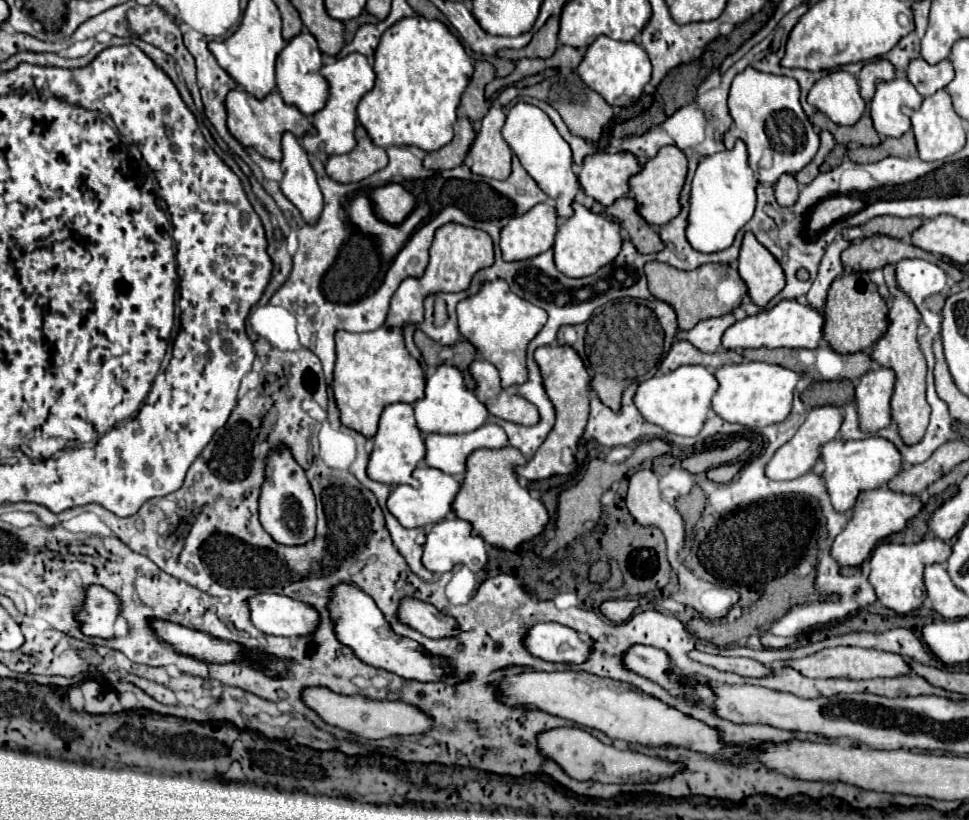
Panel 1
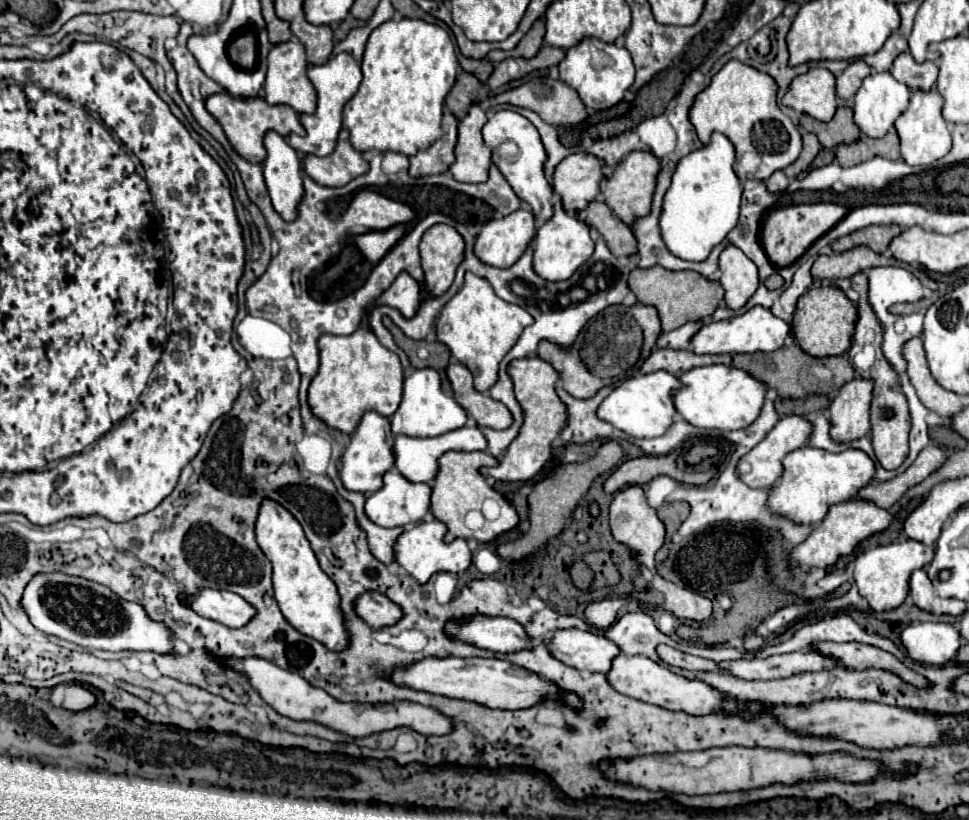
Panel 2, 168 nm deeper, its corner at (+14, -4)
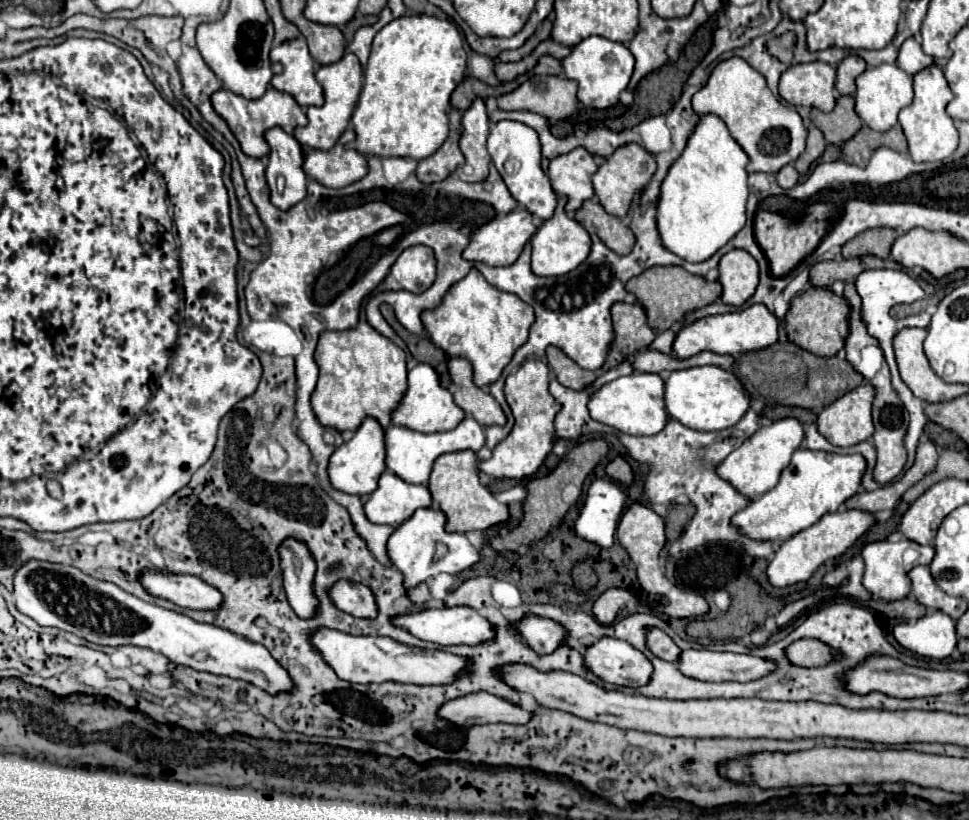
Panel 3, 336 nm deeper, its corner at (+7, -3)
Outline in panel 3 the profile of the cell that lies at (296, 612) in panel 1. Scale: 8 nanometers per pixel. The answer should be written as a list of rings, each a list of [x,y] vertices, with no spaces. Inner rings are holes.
[[[145,572],[145,576],[141,576],[141,584],[145,584],[149,594],[171,600],[181,608],[219,610],[223,606],[223,594],[197,576]]]

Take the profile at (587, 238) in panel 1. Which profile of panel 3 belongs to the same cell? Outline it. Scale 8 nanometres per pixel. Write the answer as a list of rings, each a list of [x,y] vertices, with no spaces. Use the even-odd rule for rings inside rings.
[[[559,196],[559,206],[555,210],[555,216],[545,220],[543,226],[535,232],[531,244],[533,244],[533,256],[531,256],[531,268],[537,276],[563,276],[575,270],[581,262],[587,260],[591,252],[591,236],[589,232],[573,218],[565,214],[565,196]]]

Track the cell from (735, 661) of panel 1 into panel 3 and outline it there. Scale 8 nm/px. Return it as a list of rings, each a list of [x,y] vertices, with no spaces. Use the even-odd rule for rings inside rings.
[[[649,628],[647,644],[649,644],[649,650],[655,656],[659,656],[661,660],[667,660],[667,662],[673,662],[673,664],[679,662],[681,648],[665,632],[661,632],[659,628]]]

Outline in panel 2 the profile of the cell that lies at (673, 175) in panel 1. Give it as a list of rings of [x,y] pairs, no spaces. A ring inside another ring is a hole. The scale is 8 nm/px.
[[[634,151],[614,167],[614,173],[606,179],[606,189],[602,189],[602,195],[606,197],[606,205],[620,221],[632,225],[636,217],[650,213],[658,171],[660,171],[660,161],[650,151]]]

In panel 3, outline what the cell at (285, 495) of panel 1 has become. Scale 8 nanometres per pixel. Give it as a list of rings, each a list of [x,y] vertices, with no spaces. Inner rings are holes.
[[[289,536],[279,544],[277,554],[281,560],[283,586],[289,606],[301,620],[313,618],[319,610],[319,598],[313,590],[317,562],[307,542]]]

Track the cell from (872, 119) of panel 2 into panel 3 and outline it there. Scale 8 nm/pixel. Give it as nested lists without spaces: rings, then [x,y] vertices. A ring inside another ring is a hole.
[[[881,64],[877,68],[867,68],[857,78],[855,102],[857,116],[863,120],[863,124],[873,128],[875,132],[887,132],[897,124],[899,110],[913,102],[913,78],[903,72],[897,64]]]

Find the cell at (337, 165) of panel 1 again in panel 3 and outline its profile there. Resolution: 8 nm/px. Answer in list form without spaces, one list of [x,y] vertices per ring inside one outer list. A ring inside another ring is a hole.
[[[349,128],[329,152],[309,152],[303,162],[305,174],[329,188],[345,188],[361,180],[369,172],[369,166],[365,156],[355,150],[353,142],[355,132]]]

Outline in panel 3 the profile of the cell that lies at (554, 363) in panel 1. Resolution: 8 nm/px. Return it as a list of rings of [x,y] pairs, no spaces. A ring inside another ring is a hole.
[[[539,358],[525,360],[525,364],[515,374],[507,376],[505,398],[513,410],[515,426],[511,434],[501,444],[497,444],[493,456],[485,462],[479,462],[479,470],[491,478],[525,480],[539,470],[555,442],[555,416],[559,414],[561,404],[549,394],[549,366]]]

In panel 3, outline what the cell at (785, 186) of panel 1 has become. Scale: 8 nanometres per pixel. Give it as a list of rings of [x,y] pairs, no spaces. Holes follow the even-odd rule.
[[[787,164],[785,168],[781,168],[781,172],[777,172],[777,184],[781,188],[785,188],[785,190],[793,188],[797,182],[799,182],[799,174],[797,174],[797,170],[791,164]]]

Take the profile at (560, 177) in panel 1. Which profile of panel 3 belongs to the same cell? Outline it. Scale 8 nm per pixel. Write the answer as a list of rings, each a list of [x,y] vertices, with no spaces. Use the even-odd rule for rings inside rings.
[[[499,120],[491,126],[491,134],[487,140],[487,148],[491,160],[499,174],[503,176],[507,188],[511,190],[513,198],[523,204],[533,216],[541,220],[549,220],[557,208],[557,196],[551,188],[547,174],[541,168],[541,142],[539,134],[523,122],[515,120]]]

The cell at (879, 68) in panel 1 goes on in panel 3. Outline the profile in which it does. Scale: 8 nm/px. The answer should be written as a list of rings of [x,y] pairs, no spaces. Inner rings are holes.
[[[847,56],[839,66],[837,66],[837,90],[841,94],[855,94],[855,80],[867,70],[867,64],[859,56]]]

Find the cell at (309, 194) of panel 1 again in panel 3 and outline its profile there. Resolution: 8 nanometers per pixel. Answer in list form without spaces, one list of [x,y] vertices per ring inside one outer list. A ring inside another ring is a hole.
[[[281,128],[267,130],[265,140],[271,148],[269,166],[265,170],[271,202],[279,210],[289,210],[307,196],[307,176],[301,168],[303,148]]]

